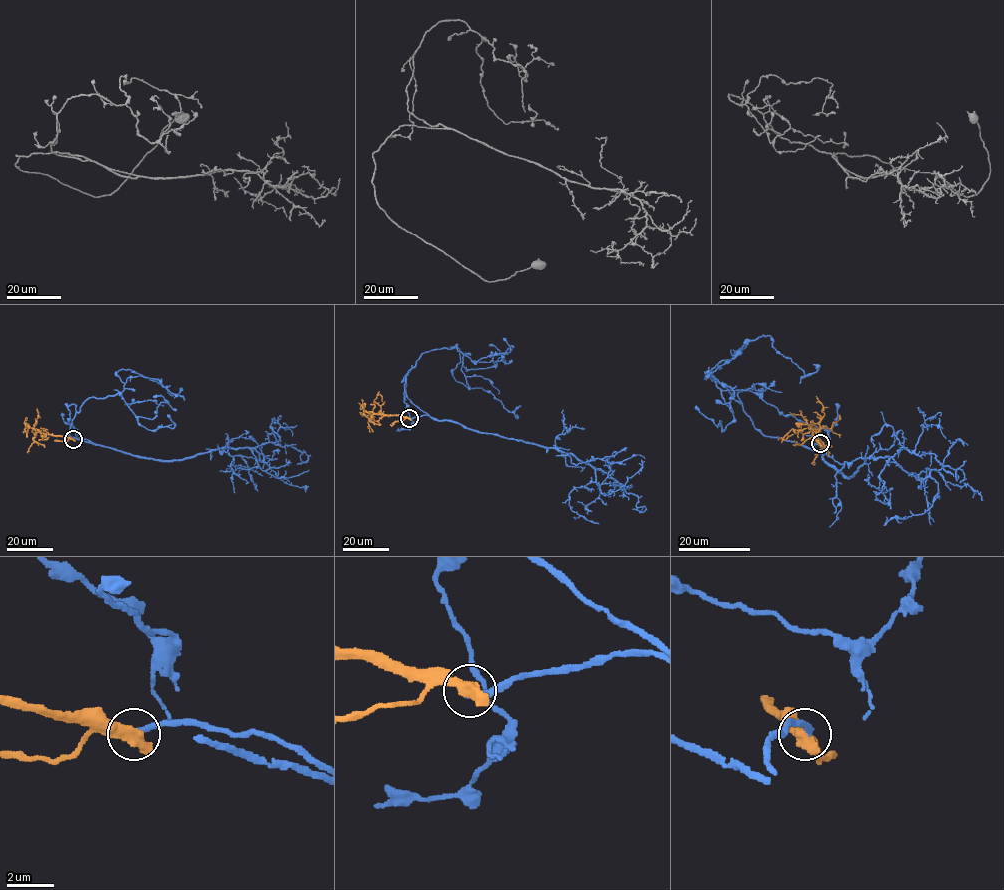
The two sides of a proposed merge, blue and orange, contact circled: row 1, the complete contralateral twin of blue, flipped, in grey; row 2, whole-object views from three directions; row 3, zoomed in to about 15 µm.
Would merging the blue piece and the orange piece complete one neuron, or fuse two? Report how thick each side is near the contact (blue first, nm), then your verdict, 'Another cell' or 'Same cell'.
Thickness 280 nm (blue) against 650 nm. Another cell

